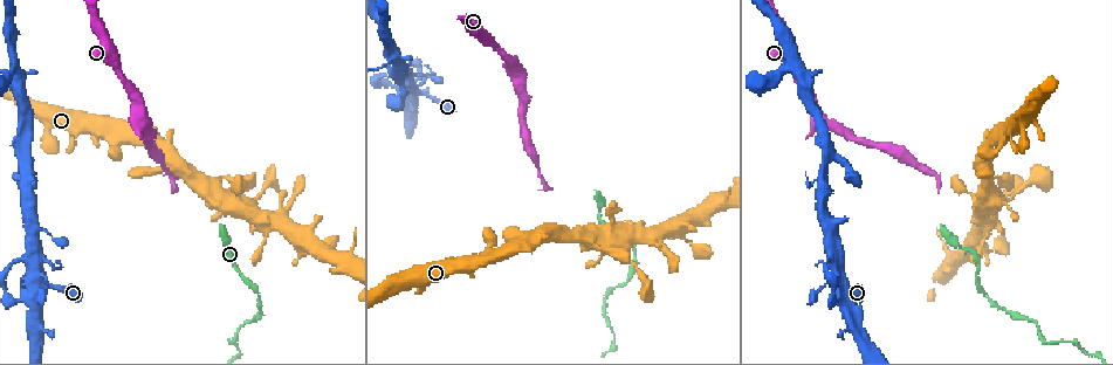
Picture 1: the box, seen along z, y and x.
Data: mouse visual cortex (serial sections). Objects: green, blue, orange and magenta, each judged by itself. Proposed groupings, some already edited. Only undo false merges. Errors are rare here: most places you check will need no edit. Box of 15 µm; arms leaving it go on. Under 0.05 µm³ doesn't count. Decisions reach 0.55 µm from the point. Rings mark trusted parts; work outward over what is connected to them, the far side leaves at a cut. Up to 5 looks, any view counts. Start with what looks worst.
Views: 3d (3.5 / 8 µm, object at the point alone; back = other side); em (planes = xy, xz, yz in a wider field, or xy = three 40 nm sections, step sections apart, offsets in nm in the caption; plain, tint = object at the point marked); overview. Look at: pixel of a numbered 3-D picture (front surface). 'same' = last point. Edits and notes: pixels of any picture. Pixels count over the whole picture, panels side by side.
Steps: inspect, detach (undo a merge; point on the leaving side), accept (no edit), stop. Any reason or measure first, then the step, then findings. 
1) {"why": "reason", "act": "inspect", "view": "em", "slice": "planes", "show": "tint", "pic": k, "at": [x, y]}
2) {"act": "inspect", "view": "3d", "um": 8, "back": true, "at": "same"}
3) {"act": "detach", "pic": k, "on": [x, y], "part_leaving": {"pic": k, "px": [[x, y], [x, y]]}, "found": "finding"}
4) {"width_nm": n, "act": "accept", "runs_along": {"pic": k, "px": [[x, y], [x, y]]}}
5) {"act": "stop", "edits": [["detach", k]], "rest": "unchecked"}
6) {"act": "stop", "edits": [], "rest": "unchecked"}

{"why": "abrupt turn", "act": "inspect", "view": "3d", "um": 3.5, "pic": 1, "at": [608, 294]}

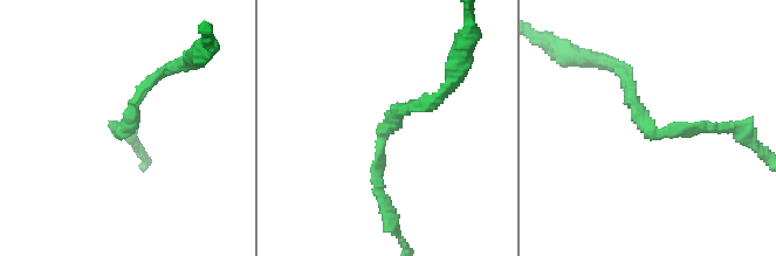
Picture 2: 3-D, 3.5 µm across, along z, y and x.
{"arm_widths_nm": [150, 150], "why": "shape alone is not enough", "act": "inspect", "view": "em", "slice": "xy", "step": 1, "show": "tint", "pic": 2, "at": [383, 131]}

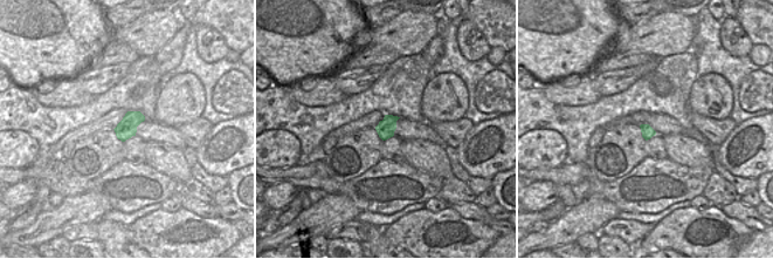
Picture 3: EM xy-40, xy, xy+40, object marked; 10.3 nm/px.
{"act": "accept", "runs_along": {"pic": 2, "px": [[626, 75], [651, 133], [728, 125]]}, "found": "all the same cell"}

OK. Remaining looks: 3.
{"why": "a fork", "act": "inspect", "view": "3d", "um": 8, "pic": 1, "at": [139, 119]}

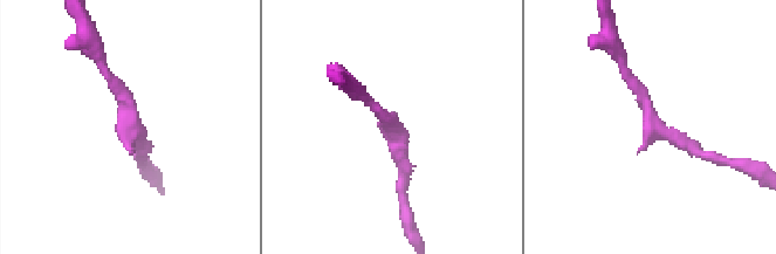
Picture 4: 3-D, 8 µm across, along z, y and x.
{"why": "closer look", "act": "inspect", "view": "3d", "um": 3.5, "pic": 4, "at": [656, 127]}

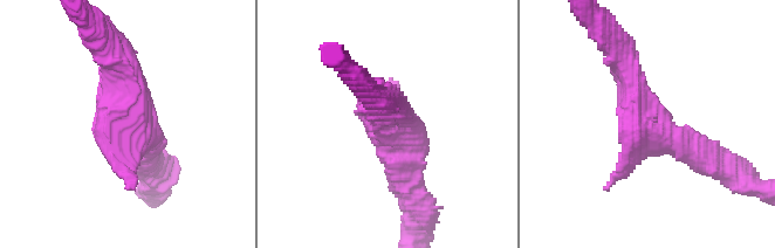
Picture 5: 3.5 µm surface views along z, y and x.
{"act": "accept", "found": "all the same cell"}

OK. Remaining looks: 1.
{"act": "stop", "edits": [], "rest": "unchecked"}

